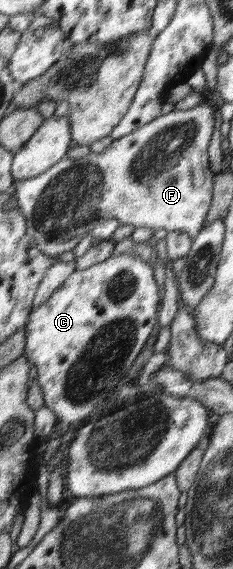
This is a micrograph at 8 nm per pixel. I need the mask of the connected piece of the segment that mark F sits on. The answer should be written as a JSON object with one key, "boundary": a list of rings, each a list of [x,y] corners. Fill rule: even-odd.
{"boundary":[[[209,98],[189,110],[175,110],[154,118],[140,129],[113,141],[101,153],[92,152],[81,159],[66,157],[37,178],[16,181],[18,206],[28,218],[28,233],[45,254],[59,256],[74,251],[86,234],[104,218],[118,218],[123,225],[146,226],[153,230],[181,230],[193,240],[205,227],[212,206],[215,176],[207,156],[211,134],[215,132],[215,108]]]}

